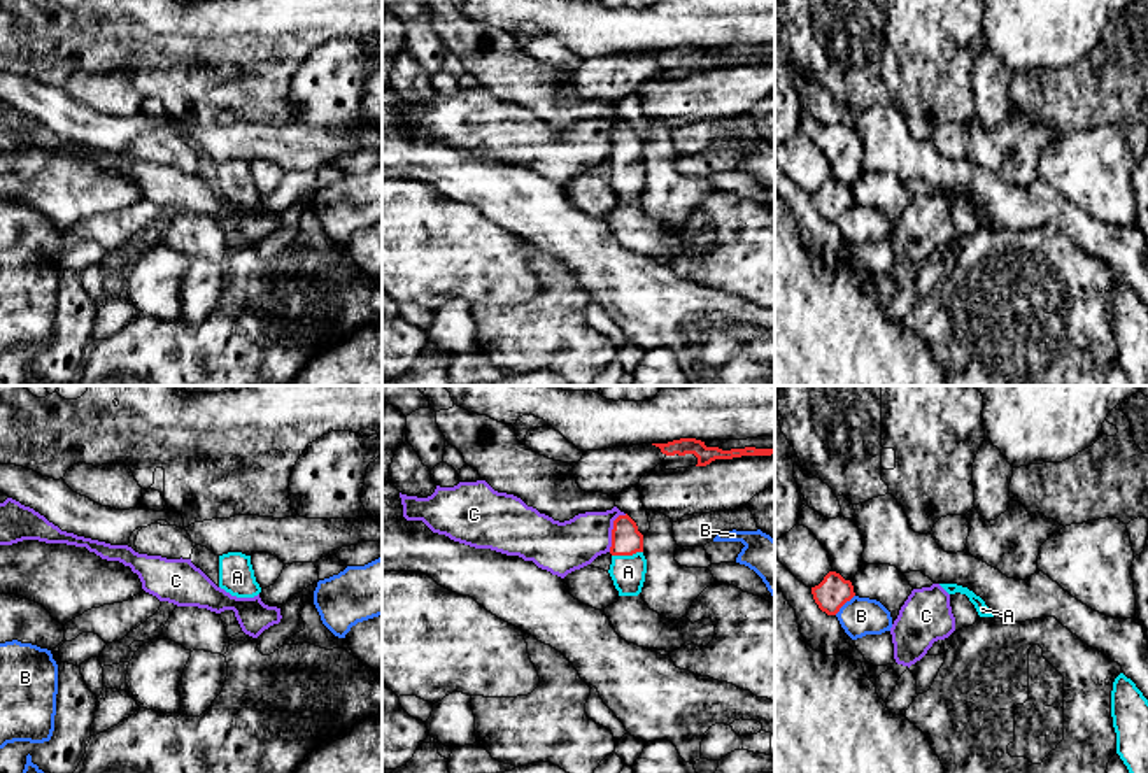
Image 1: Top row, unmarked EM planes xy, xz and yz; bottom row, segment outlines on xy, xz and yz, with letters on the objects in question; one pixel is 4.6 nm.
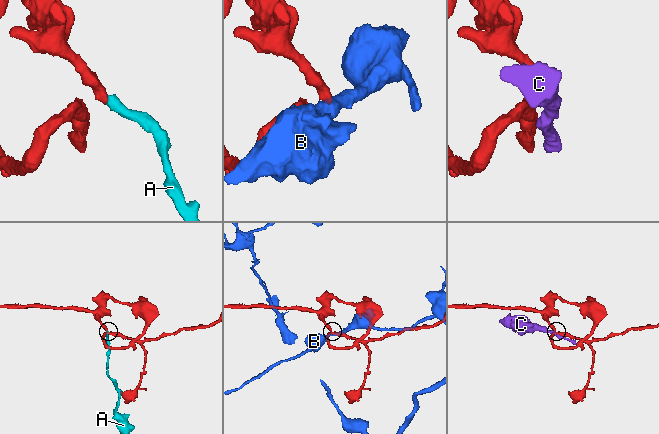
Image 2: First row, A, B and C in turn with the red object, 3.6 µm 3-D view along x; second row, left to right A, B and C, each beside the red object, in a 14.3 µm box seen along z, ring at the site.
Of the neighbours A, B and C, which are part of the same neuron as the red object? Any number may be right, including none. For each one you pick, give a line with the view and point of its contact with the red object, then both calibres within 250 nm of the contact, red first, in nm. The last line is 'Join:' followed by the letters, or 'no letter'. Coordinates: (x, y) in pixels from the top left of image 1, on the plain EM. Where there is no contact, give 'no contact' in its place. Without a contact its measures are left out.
A: meets red in xz at (626, 162); 140 nm thick on the red side, 160 nm on the other
Join: A

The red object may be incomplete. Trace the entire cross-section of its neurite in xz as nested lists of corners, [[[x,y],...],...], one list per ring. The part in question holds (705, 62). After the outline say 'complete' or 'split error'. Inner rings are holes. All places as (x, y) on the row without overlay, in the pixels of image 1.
[[[680,46],[668,51],[652,51],[661,56],[666,63],[685,63],[694,61],[698,65],[696,74],[706,74],[715,67],[733,67],[741,63],[771,63],[775,61],[775,56],[755,56],[755,54],[745,54],[745,56],[731,56],[722,58],[719,54],[706,54],[705,49],[696,46]]]; complete

